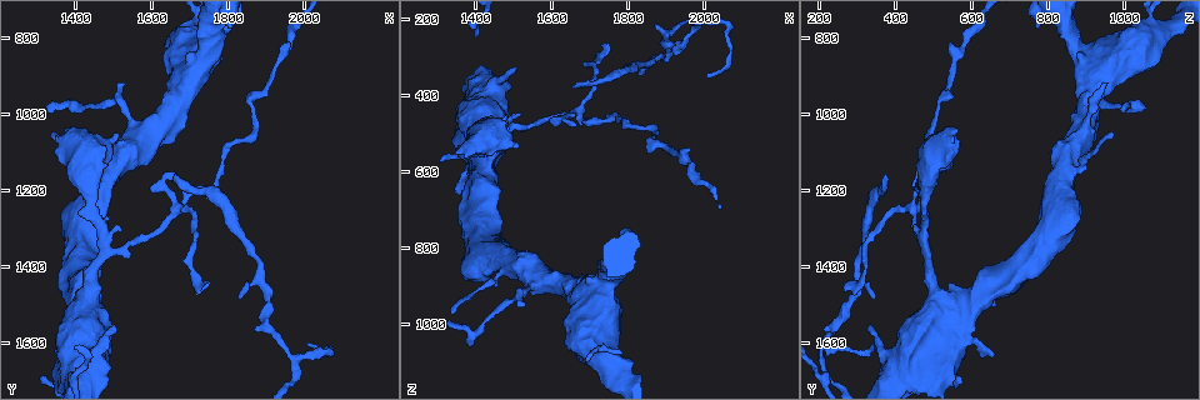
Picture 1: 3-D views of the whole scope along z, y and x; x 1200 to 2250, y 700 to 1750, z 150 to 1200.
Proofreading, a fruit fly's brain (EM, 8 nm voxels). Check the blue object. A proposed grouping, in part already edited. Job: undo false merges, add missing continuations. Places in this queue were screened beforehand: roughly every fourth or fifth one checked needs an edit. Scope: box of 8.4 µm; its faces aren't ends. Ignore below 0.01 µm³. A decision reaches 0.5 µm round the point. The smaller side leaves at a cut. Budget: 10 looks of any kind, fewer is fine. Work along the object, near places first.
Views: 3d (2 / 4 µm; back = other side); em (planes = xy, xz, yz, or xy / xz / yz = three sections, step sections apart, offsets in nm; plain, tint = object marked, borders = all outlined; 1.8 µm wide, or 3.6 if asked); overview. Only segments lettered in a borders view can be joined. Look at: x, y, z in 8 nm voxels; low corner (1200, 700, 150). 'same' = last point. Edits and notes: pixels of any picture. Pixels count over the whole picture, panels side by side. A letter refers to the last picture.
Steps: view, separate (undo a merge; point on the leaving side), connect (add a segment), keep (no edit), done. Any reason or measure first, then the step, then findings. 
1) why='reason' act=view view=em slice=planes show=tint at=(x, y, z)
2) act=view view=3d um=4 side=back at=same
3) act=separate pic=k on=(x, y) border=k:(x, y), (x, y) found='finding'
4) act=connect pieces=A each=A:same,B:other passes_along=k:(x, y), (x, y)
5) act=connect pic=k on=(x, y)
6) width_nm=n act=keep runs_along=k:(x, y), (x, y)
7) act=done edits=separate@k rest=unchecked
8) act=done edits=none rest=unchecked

why='an open end' act=view view=em slice=planes show=borders at=(1795, 770, 775)

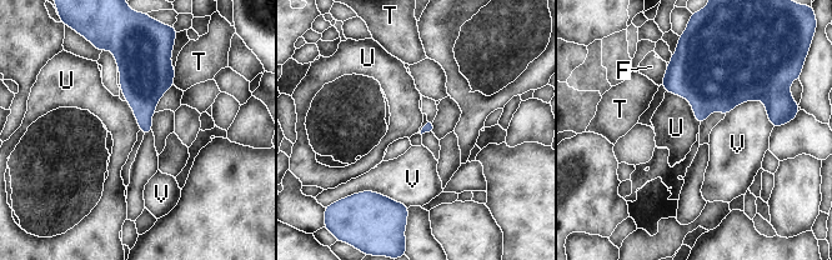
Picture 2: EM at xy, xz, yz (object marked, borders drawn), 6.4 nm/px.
longest_contact=V:340nm act=keep each=F:other,T:other,U:other,V:other found='none of them fits'

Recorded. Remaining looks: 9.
why='calibre changes' act=view view=3d um=4 at=(1555, 1040, 890)

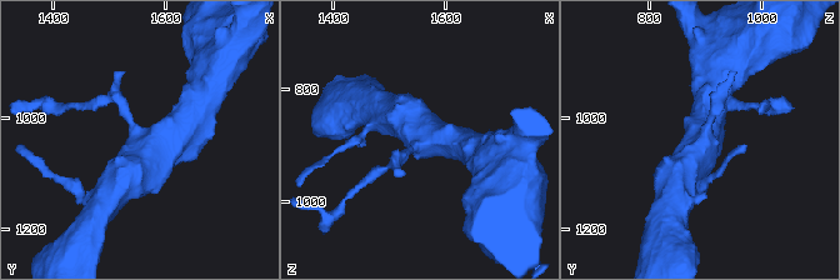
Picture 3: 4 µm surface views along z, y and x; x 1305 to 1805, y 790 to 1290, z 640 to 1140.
act=view view=em um=3.6 slice=xy step=16 show=borders at=(1555, 1040, 900)

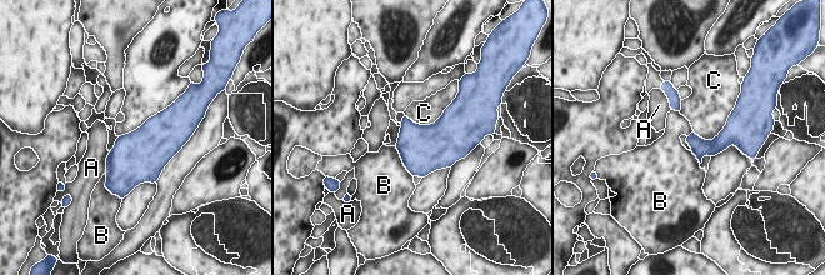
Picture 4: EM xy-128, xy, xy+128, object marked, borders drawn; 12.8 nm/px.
act=view view=em um=3.6 slice=planes show=borders at=same

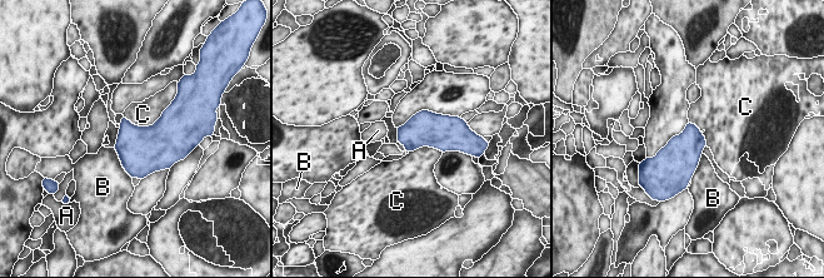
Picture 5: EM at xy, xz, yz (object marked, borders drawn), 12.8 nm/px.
width_nm=420 act=keep each=A:other,B:other,C:other border=5:(164, 109), (149, 125), (124, 115) found='continuous, no second neuron'

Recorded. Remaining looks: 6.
act=view view=3d um=2 at=(1665, 1245, 450)

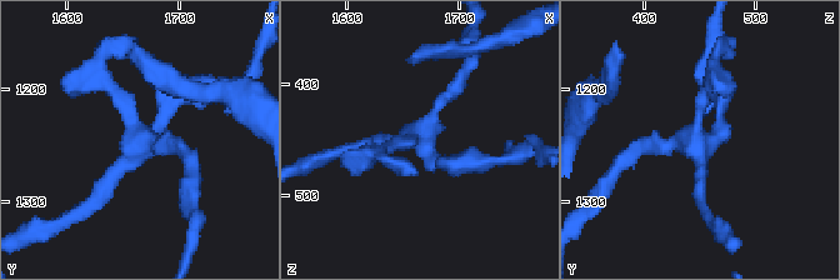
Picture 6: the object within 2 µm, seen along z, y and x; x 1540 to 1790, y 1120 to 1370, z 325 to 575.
arms=4 why='need the tissue' act=view view=em slice=xy step=16 show=tint at=(1670, 1252, 454)

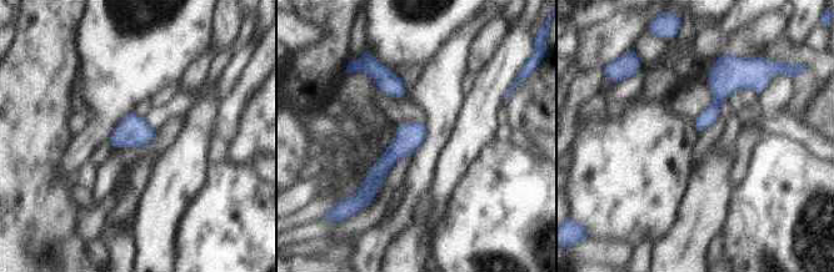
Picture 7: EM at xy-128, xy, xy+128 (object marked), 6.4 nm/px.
why='cut it another way' act=view view=em slice=yz step=16 show=borders at=same

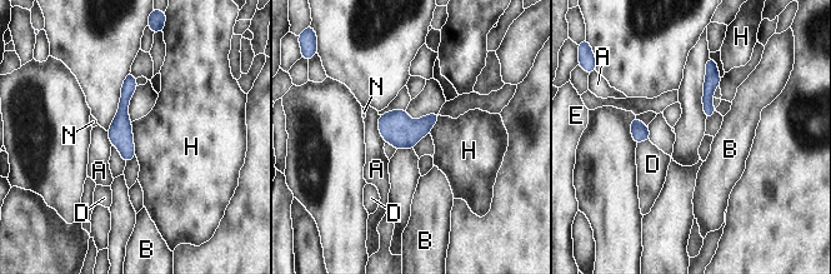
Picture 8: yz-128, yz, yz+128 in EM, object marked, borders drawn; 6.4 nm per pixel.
longest_contact=H:220nm act=keep each=A:other,B:other,D:other,E:other,H:other,N:other found='all the same neuron'

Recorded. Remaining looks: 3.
why='calibre changes' act=view view=3d um=4 at=(1755, 775, 1105)

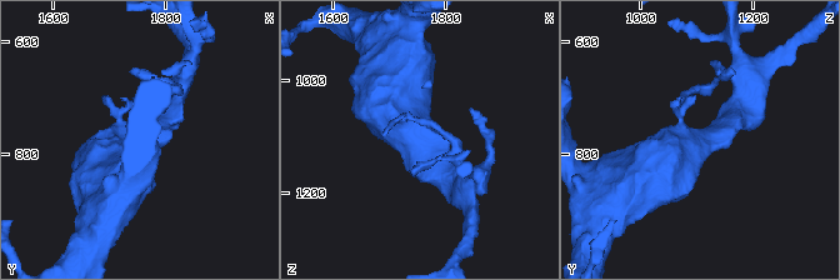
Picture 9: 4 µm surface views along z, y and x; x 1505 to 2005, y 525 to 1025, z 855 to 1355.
why='now the EM' act=view view=em slice=xz step=4 show=tint at=(1750, 780, 1105)

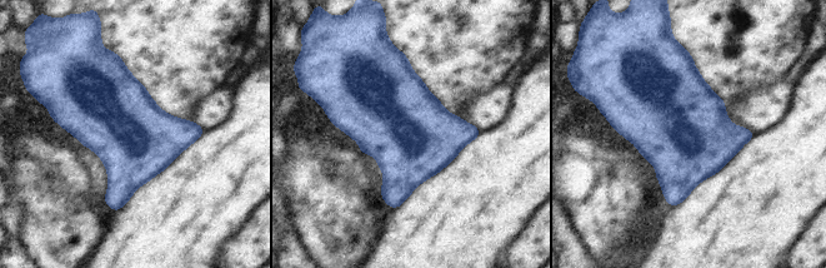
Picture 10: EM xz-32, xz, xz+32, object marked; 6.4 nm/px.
why='cut it another way' act=view view=em slice=planes show=borders at=same

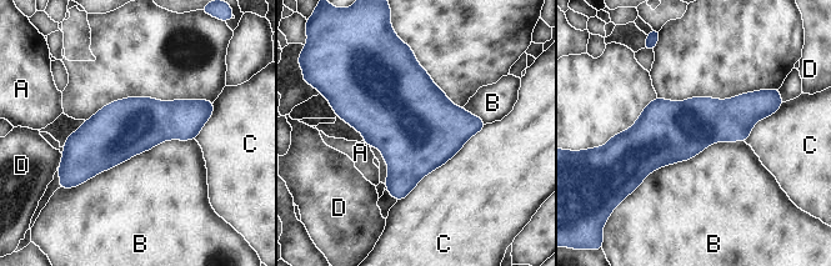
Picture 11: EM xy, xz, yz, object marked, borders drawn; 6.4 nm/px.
width_nm=380 act=keep each=A:other,B:other,C:other,D:other runs_along=11:(209, 111), (124, 128), (66, 156) found='continuous, no second neuron'

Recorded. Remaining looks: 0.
act=done edits=none rest=unchecked

